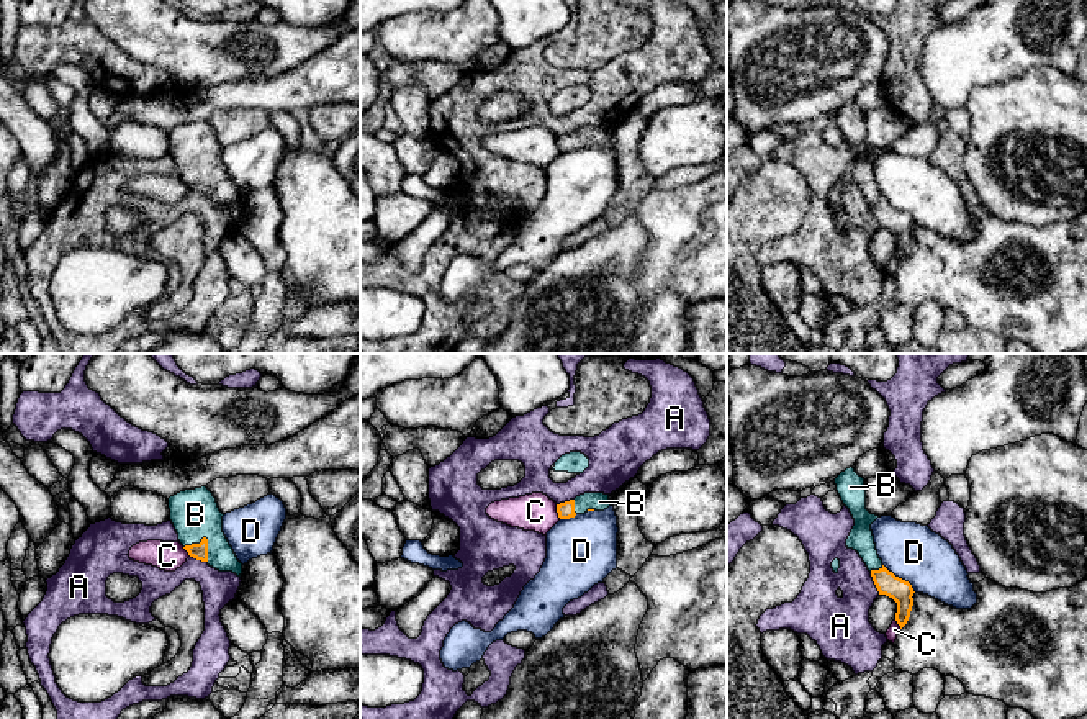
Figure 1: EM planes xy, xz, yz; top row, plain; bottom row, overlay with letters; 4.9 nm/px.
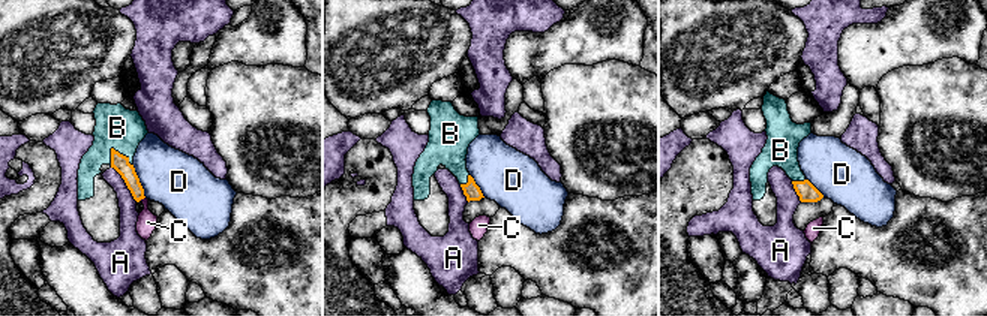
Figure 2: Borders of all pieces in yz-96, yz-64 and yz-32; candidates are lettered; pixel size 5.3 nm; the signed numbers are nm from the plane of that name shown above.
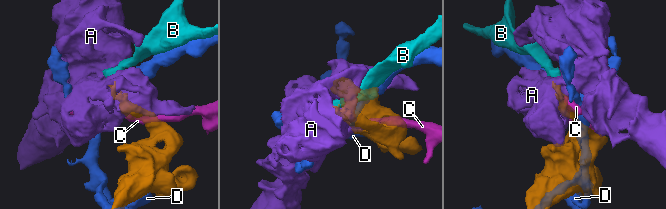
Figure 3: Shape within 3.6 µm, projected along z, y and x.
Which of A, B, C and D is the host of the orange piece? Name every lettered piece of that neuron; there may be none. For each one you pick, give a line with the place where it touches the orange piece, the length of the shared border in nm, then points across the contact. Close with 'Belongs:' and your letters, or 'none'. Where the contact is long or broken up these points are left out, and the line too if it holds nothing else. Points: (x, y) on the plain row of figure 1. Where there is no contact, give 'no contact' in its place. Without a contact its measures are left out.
B: contact xy (207, 172); length 150 nm; way xy (197, 184), (207, 172), (200, 166), (195, 148)
Belongs: B

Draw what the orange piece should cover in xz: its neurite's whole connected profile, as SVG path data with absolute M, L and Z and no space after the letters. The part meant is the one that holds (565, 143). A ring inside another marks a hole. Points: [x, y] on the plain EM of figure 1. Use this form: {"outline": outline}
{"outline": "M584 126L575 133L557 138L557 146L560 152L570 152L576 147L584 147L588 144L604 144L611 139L609 128L604 126Z"}

